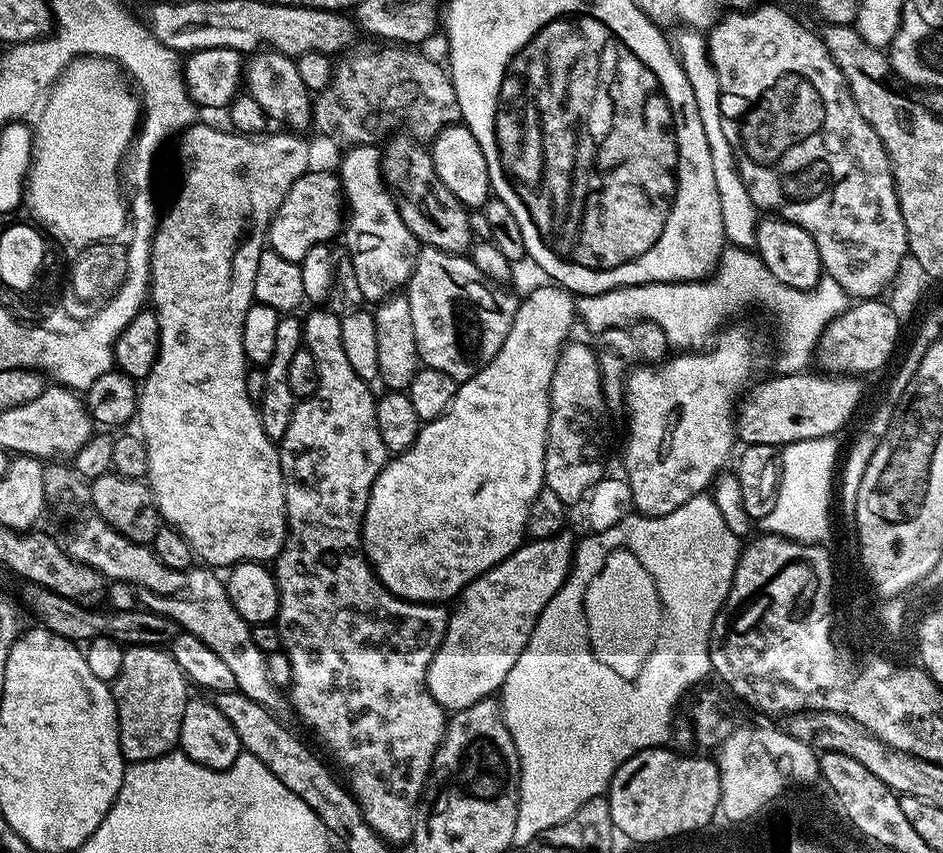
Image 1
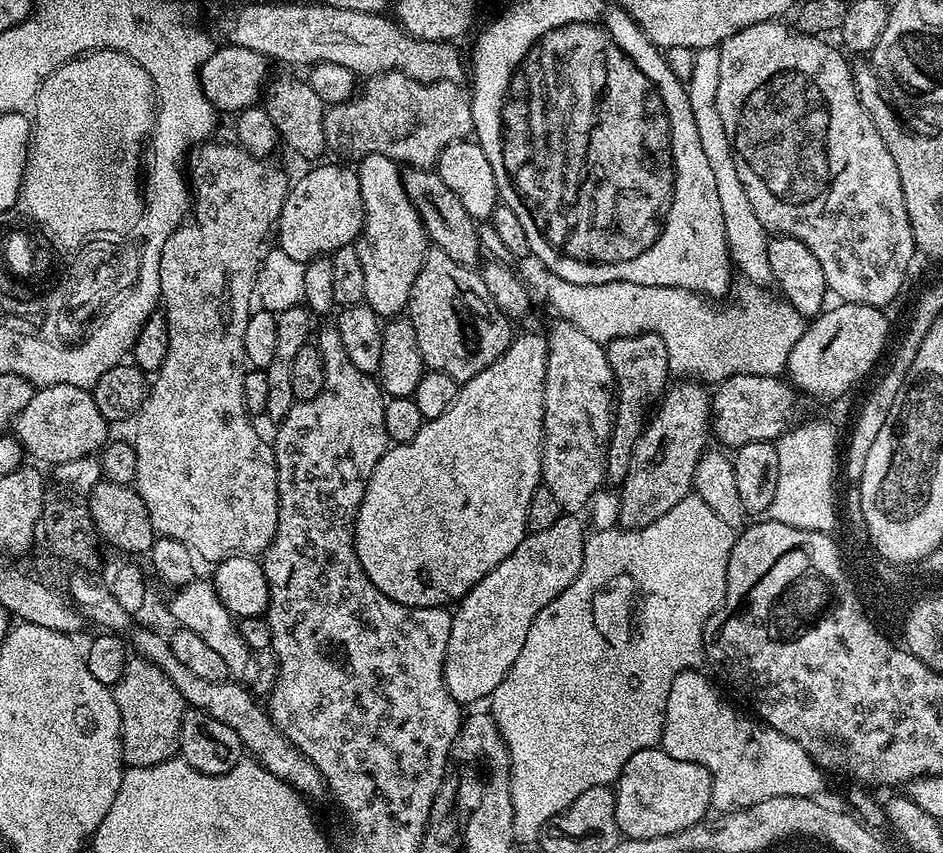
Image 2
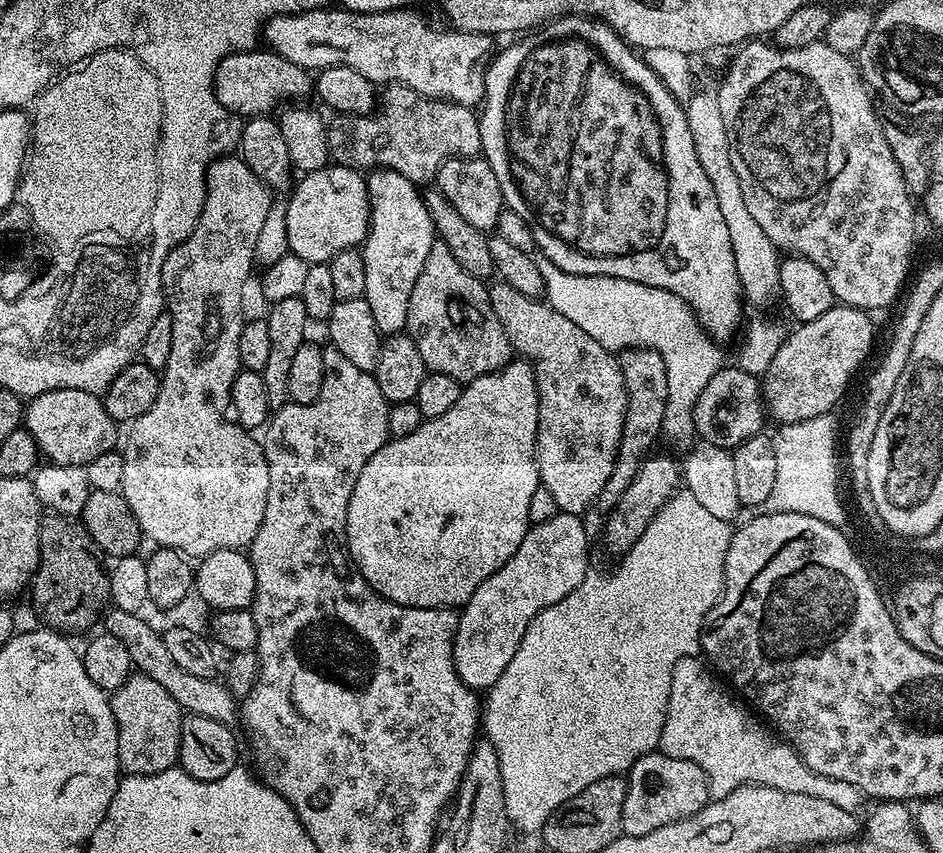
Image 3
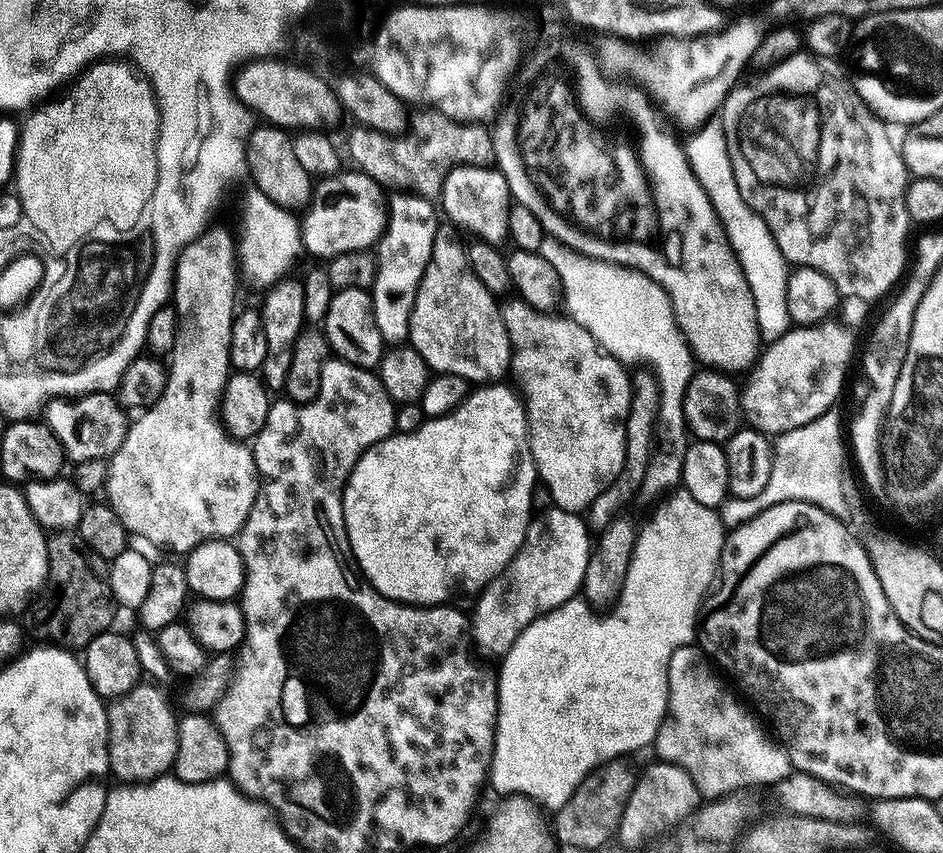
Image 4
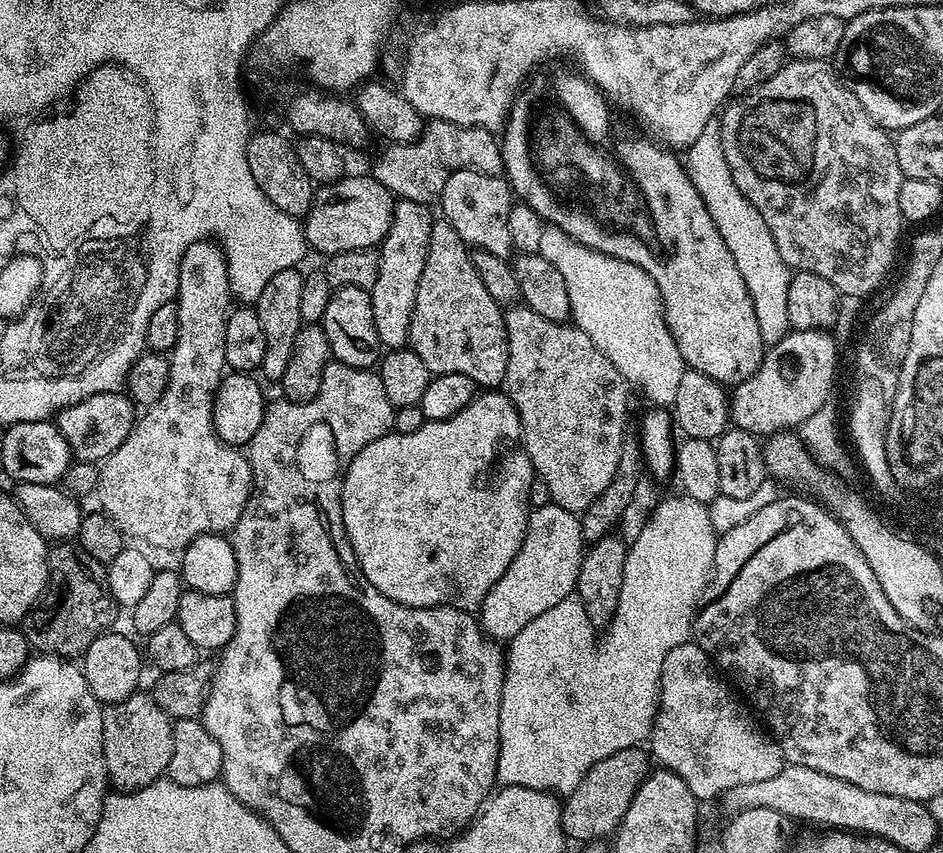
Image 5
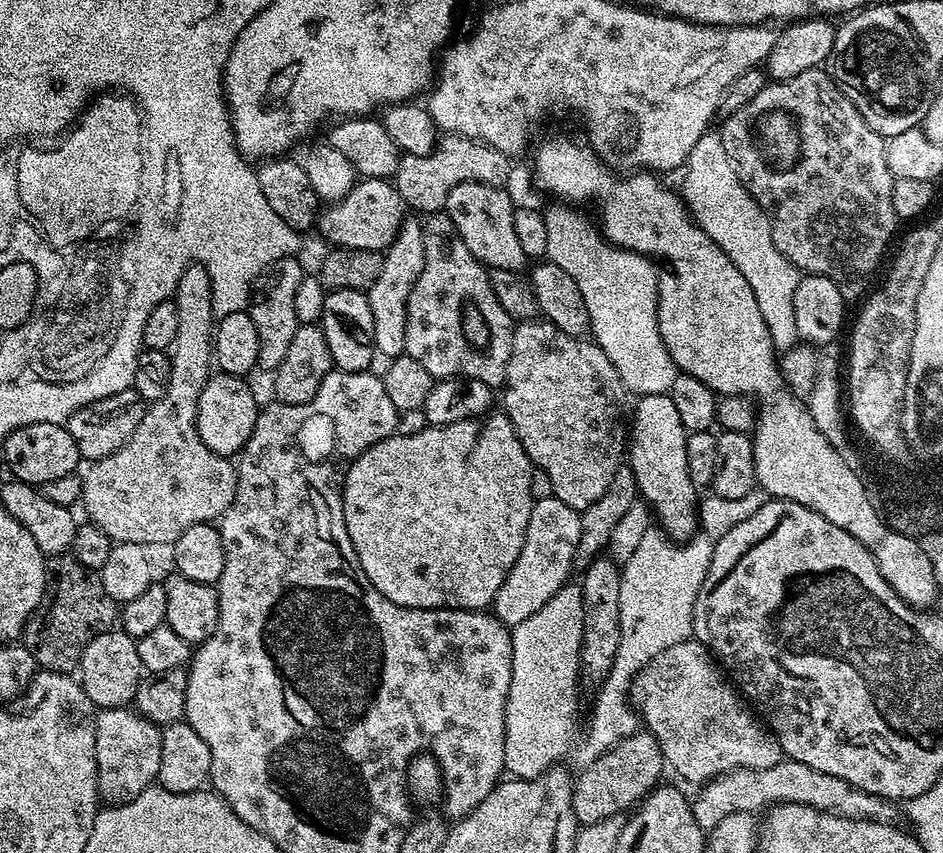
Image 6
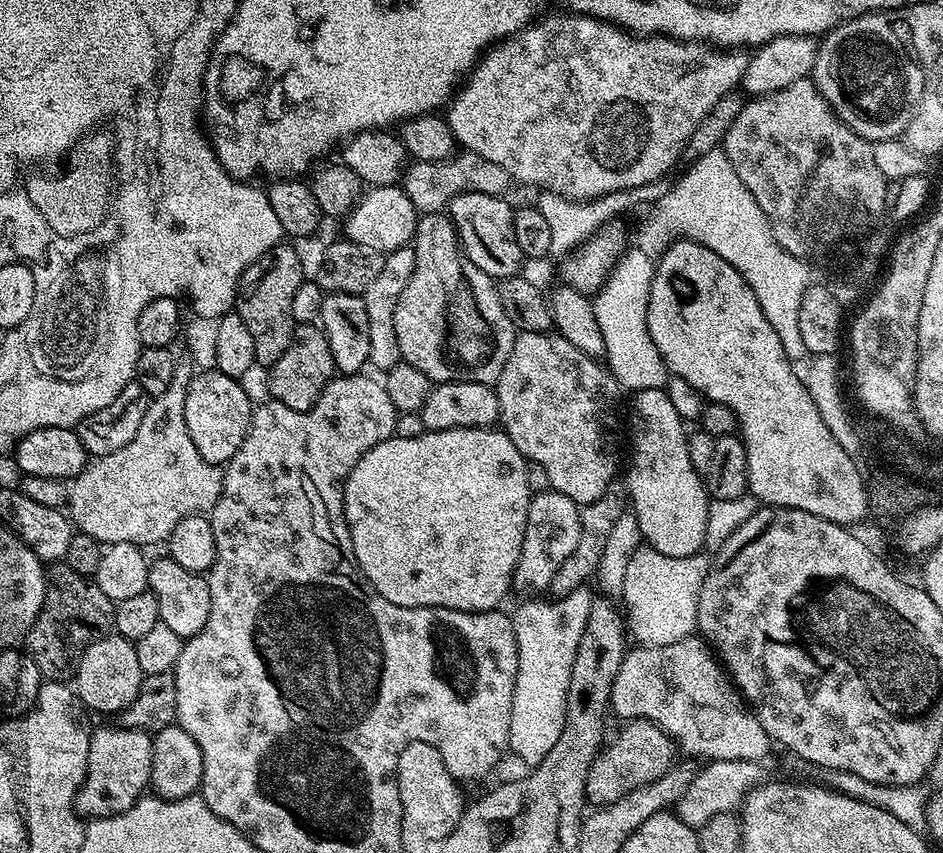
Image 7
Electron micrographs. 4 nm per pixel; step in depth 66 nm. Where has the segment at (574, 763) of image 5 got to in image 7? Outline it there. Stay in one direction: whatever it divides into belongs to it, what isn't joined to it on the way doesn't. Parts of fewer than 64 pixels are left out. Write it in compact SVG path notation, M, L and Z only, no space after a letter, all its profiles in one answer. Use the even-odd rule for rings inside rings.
M641 546L634 558L630 558L623 599L628 600L626 628L637 645L666 646L697 631L698 594L710 567L709 561L702 557L700 554L684 558L666 557L652 547ZM585 586L570 590L570 594L559 598L536 598L533 604L524 604L514 612L512 625L518 646L518 674L510 710L508 747L511 755L516 755L527 766L540 764L564 729L570 670L594 599L590 589Z

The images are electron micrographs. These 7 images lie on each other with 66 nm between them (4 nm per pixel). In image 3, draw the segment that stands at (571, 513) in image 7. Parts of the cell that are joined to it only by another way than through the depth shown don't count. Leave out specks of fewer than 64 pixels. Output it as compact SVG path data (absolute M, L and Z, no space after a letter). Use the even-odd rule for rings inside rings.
M557 512L554 518L541 524L529 527L526 538L522 538L522 546L514 550L514 558L506 562L478 590L474 590L472 597L466 601L458 612L456 630L452 638L452 657L458 678L467 688L473 690L491 690L502 678L502 670L510 666L510 658L518 650L530 622L542 610L562 602L584 581L584 575L590 570L588 564L588 532L584 529L585 521L578 516L571 516L565 512Z

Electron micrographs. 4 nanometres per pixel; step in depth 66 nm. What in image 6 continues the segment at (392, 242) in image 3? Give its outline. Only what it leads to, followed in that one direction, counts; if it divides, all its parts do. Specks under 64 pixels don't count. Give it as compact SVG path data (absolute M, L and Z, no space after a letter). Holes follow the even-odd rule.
M406 218L400 224L394 242L385 248L382 255L382 270L378 270L378 278L367 288L370 314L374 314L374 342L376 351L381 357L405 355L406 346L406 306L408 295L414 290L414 282L418 282L418 274L422 274L424 265L424 226L419 219Z

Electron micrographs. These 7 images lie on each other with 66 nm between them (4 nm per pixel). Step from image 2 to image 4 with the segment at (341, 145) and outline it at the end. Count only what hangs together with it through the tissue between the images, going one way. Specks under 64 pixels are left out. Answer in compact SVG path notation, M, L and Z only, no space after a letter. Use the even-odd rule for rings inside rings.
M413 111L410 127L399 136L384 136L373 128L356 126L353 129L348 136L347 159L349 156L359 171L377 180L385 189L413 192L415 196L439 197L442 182L446 182L450 170L458 166L489 166L496 159L492 133L483 123L467 124L441 112Z

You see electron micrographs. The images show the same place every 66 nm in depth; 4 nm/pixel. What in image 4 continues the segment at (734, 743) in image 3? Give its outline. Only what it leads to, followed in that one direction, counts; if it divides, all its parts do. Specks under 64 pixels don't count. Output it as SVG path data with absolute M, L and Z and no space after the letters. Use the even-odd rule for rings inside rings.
M687 644L674 650L674 654L668 659L668 715L658 730L654 749L656 748L657 754L660 755L657 757L663 763L677 764L682 766L682 770L689 772L698 786L701 797L704 798L726 797L744 790L740 788L756 788L759 784L777 786L794 772L783 747L769 735L765 725L743 703L740 705L724 689L723 683L725 684L725 681L699 647Z

